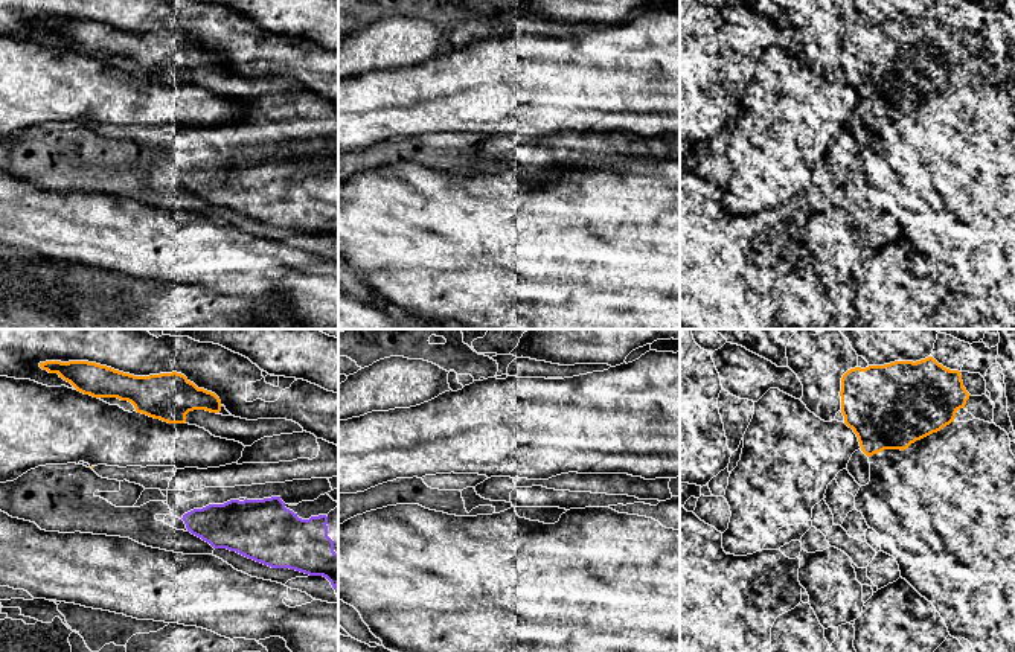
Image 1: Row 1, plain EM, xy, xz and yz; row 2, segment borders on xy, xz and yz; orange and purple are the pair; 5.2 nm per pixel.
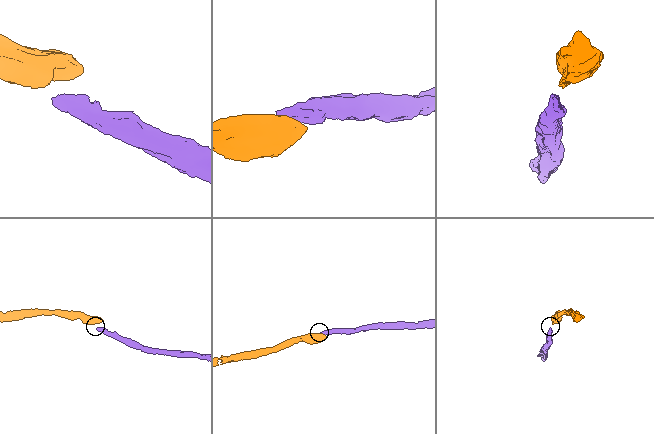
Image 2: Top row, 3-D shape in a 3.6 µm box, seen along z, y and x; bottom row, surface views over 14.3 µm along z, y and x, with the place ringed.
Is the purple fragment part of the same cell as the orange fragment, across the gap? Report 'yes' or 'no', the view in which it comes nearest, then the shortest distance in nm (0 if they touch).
yes; nearest in xy; 460 nm apart

